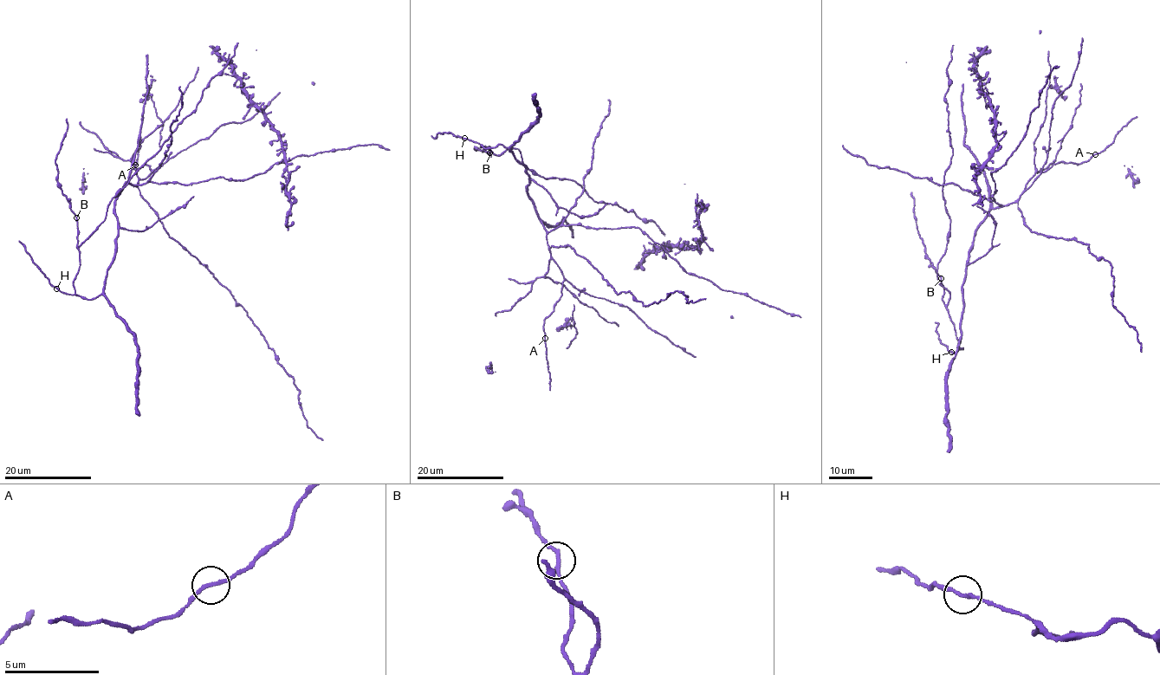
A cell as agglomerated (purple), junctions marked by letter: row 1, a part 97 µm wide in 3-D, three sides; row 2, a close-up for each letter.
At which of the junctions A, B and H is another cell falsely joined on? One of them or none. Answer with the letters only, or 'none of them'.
none of them

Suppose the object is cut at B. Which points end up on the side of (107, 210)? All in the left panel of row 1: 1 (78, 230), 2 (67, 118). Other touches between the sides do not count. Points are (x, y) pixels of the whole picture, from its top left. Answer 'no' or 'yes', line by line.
1: yes
2: no

